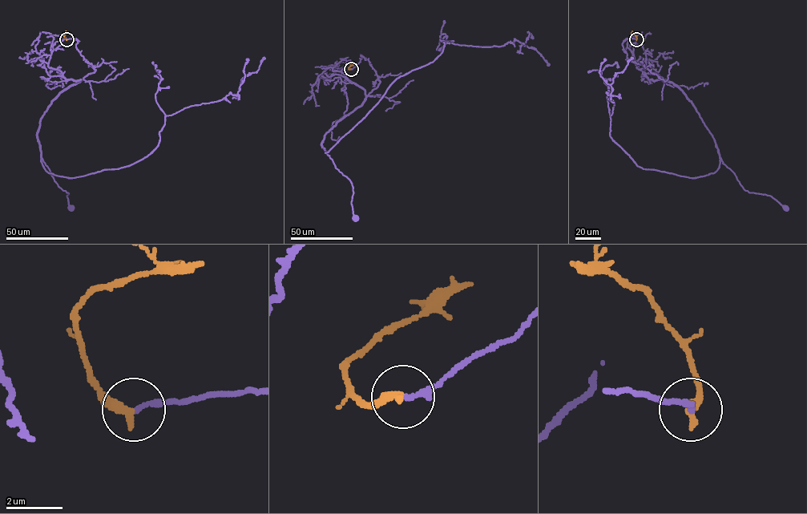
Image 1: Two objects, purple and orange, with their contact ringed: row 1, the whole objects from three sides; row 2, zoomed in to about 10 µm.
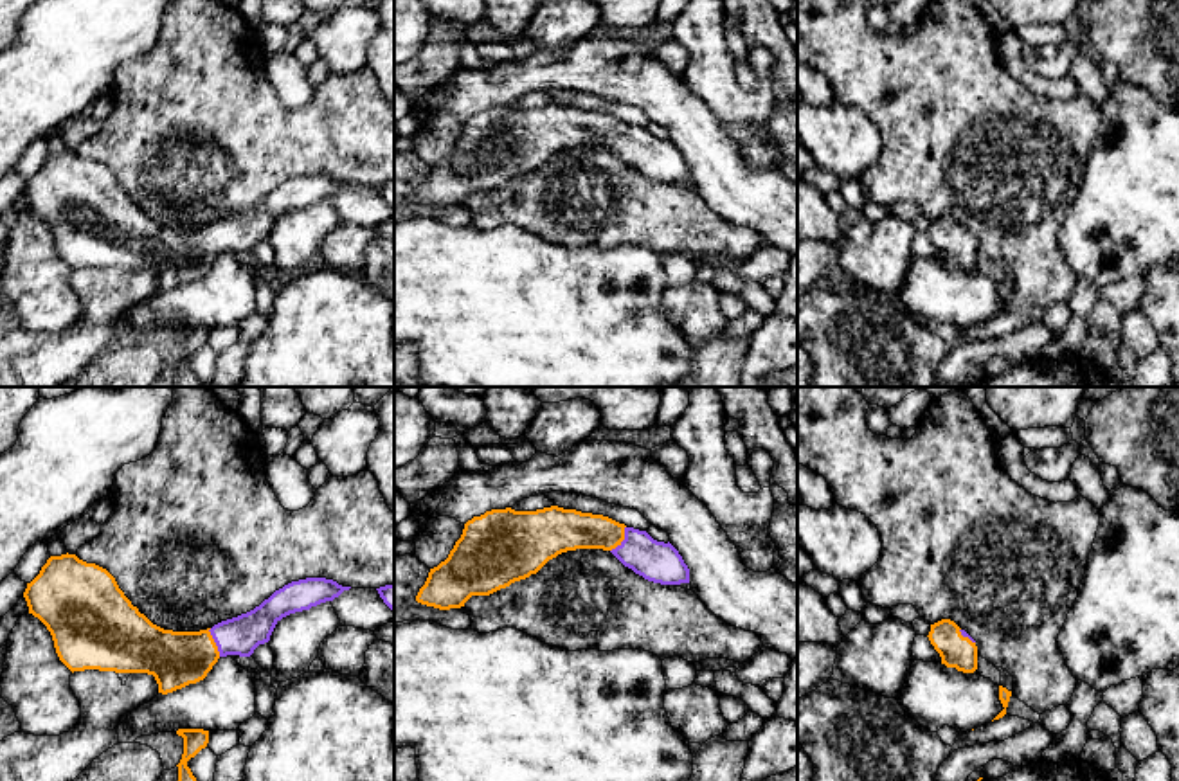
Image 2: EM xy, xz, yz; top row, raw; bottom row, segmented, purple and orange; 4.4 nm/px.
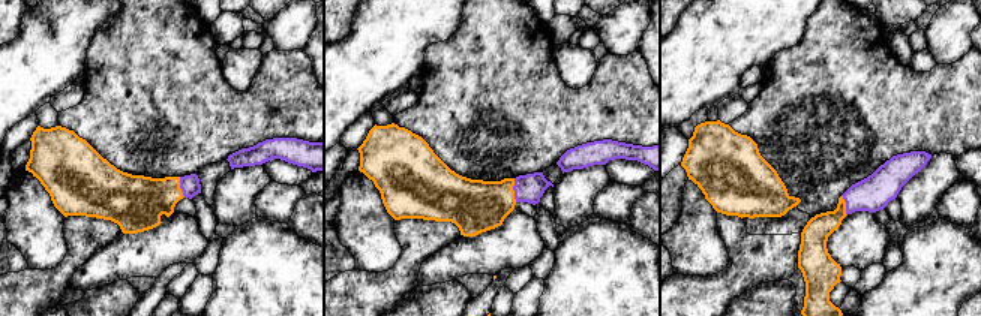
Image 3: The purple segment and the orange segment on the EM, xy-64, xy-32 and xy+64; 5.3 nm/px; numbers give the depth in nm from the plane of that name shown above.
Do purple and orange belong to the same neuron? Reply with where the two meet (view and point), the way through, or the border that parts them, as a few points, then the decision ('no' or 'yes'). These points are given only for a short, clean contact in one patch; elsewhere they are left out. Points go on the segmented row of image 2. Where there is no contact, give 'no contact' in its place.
meets purple in xy at (215, 641); runs through xy (240, 636), (215, 641), (191, 655), (177, 659); yes

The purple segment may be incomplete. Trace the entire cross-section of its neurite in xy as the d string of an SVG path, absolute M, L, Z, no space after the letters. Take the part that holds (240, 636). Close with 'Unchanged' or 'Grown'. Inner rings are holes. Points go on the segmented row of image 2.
M67 552L47 560L40 574L27 583L23 597L29 614L50 632L59 660L72 673L85 669L148 673L155 677L158 693L167 695L203 680L220 657L250 657L259 644L270 641L283 617L333 601L349 588L326 578L306 578L284 585L254 610L221 621L212 628L173 632L153 624L140 614L106 569Z. Grown

